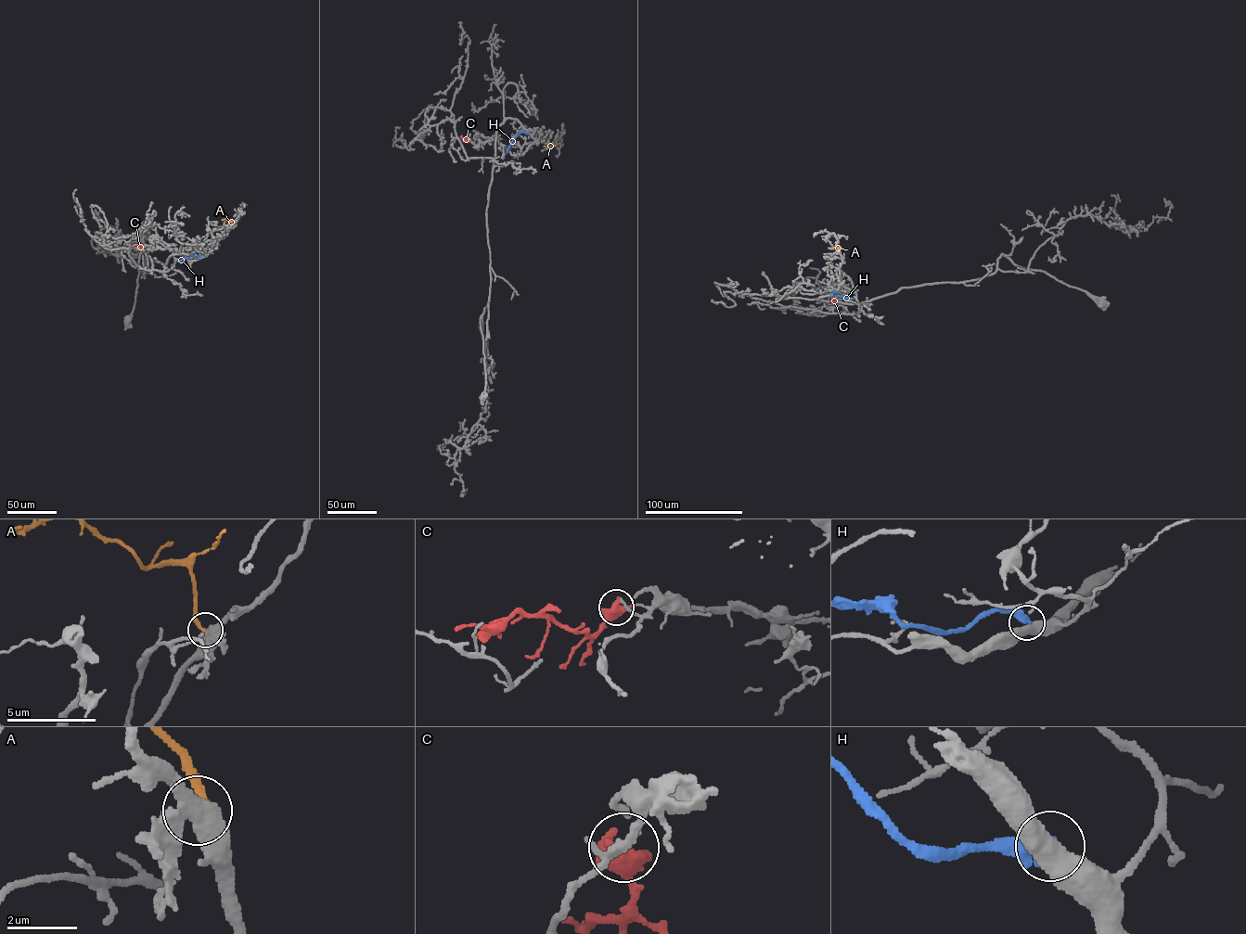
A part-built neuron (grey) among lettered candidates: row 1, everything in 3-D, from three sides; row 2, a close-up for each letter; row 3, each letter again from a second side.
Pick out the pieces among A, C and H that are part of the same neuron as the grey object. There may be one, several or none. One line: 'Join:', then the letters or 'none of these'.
Join: none of these

